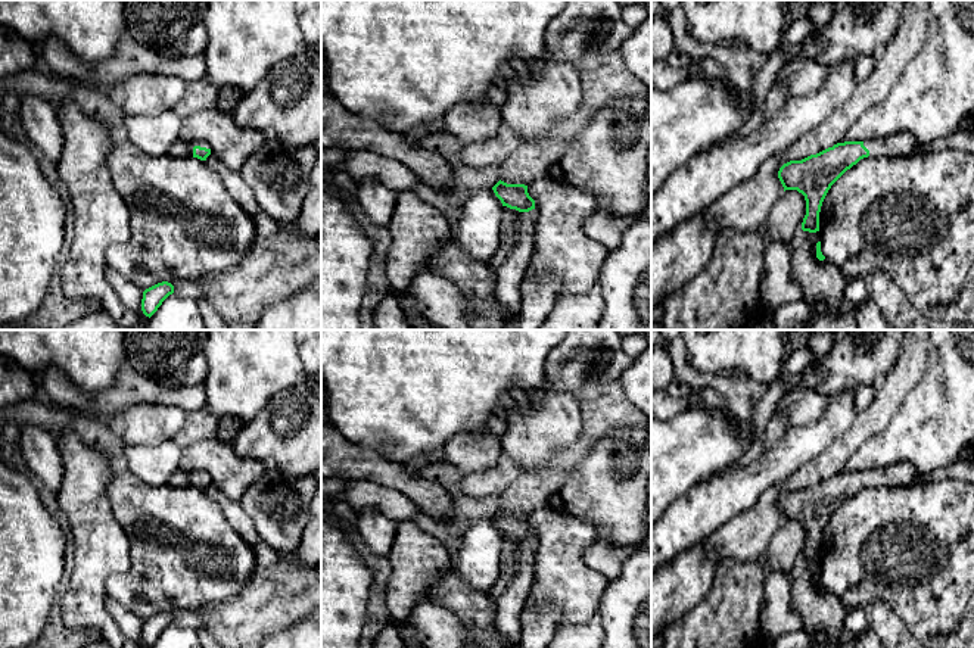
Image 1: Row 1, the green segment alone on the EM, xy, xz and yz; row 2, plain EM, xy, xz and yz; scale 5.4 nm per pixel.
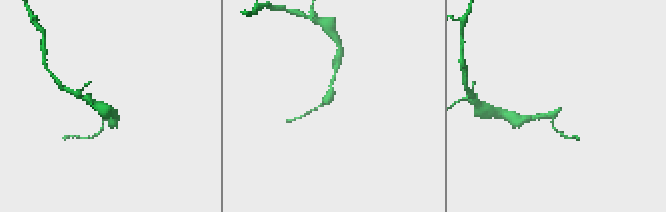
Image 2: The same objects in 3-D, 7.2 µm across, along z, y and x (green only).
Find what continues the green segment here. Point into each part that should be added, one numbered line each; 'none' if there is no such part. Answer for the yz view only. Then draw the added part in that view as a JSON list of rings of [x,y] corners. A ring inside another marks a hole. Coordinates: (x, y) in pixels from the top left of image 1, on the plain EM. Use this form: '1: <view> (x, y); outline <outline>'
1: yz (899, 474); outline [[[900,462],[886,468],[865,470],[863,476],[869,480],[868,487],[911,486],[917,485],[924,477],[917,473],[909,462]]]

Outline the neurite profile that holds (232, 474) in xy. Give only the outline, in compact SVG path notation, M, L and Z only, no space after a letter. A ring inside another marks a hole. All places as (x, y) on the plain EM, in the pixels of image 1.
M217 436L183 449L180 470L206 471L211 485L236 502L265 473L258 461L239 457L231 443L220 440Z

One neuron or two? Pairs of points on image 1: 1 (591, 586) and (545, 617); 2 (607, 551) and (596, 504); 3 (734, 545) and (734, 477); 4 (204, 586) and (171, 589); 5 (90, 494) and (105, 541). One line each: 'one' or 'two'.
1: two
2: two
3: two
4: one
5: one

